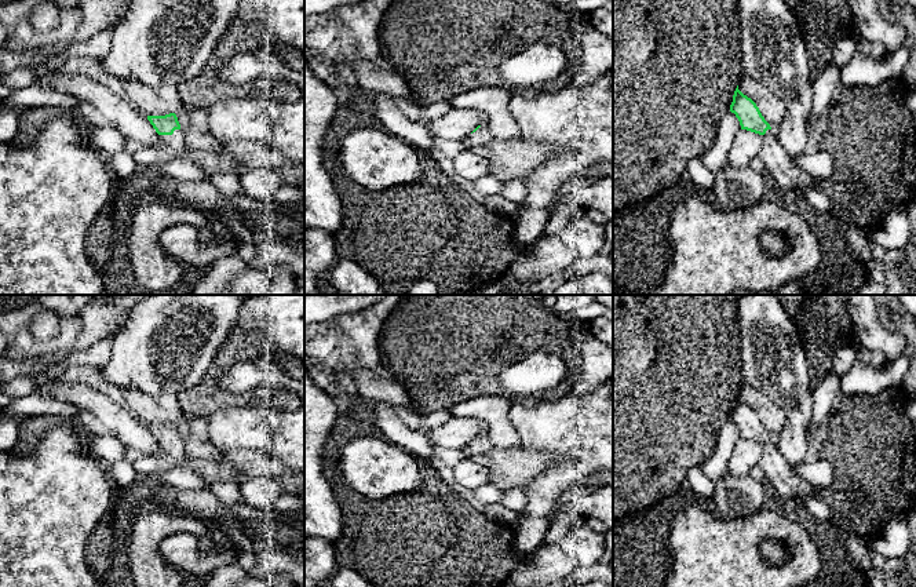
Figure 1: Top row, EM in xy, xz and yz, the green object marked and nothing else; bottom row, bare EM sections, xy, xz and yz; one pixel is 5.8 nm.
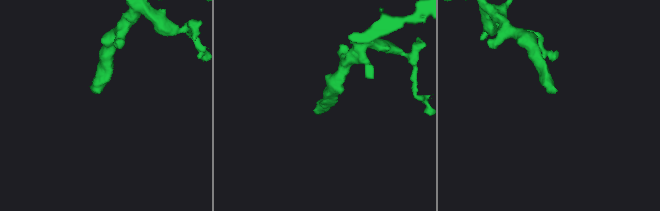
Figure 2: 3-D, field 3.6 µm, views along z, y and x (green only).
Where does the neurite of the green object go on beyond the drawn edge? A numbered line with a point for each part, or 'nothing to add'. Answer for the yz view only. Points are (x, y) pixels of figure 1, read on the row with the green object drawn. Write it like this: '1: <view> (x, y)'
1: yz (777, 163)

